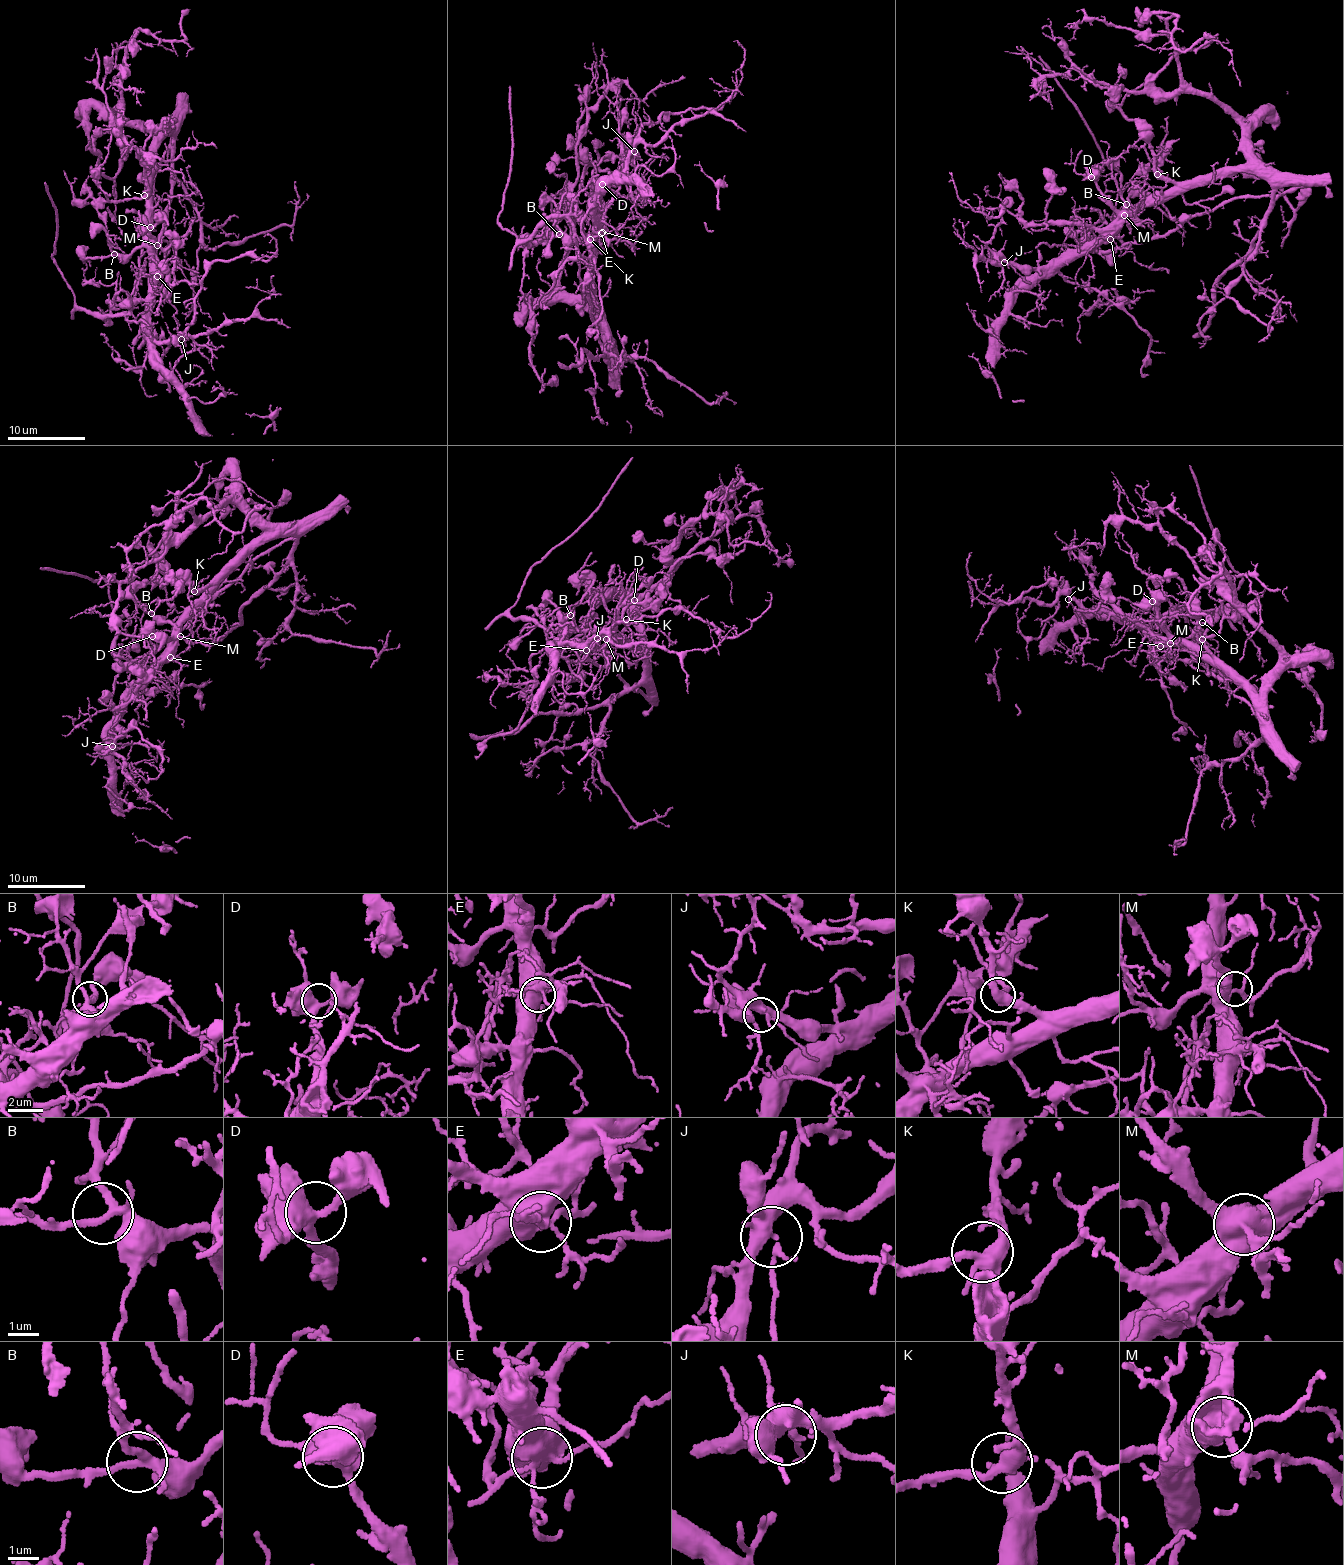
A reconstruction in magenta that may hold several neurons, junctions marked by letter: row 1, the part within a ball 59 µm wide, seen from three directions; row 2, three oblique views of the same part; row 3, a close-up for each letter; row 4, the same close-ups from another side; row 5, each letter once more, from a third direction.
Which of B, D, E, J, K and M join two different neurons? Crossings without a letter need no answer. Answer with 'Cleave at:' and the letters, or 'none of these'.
Cleave at: E

